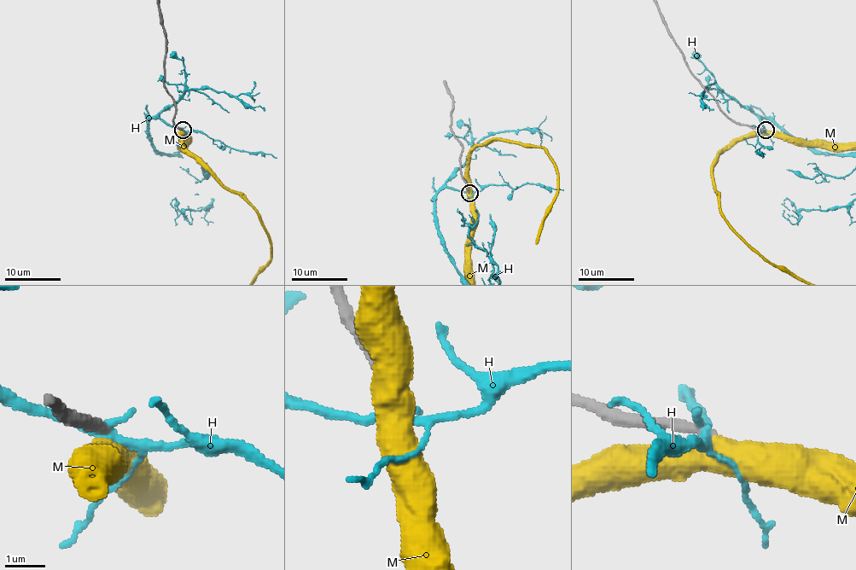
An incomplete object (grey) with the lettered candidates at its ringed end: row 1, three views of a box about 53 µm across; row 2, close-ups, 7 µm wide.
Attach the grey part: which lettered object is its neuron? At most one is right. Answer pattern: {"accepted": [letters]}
{"accepted": ["M"]}

